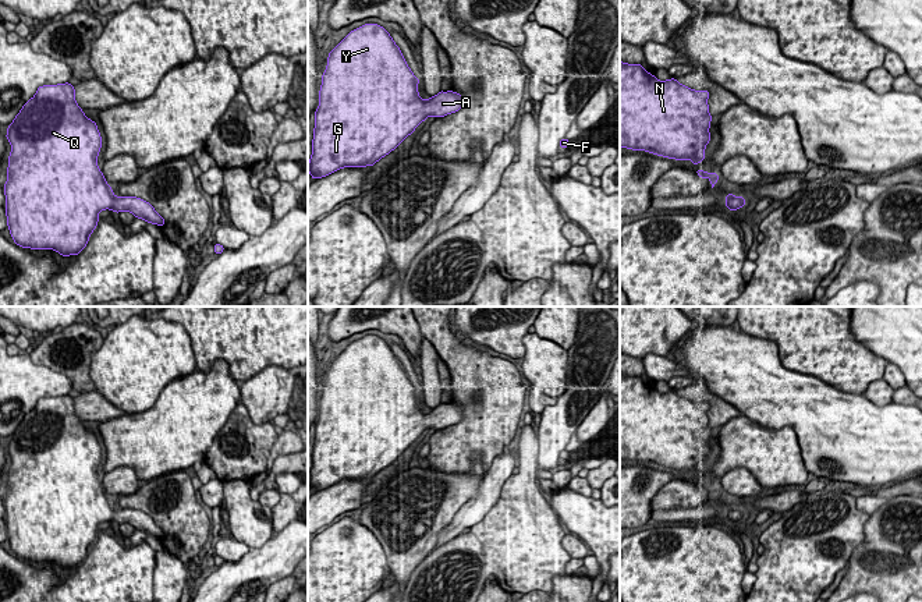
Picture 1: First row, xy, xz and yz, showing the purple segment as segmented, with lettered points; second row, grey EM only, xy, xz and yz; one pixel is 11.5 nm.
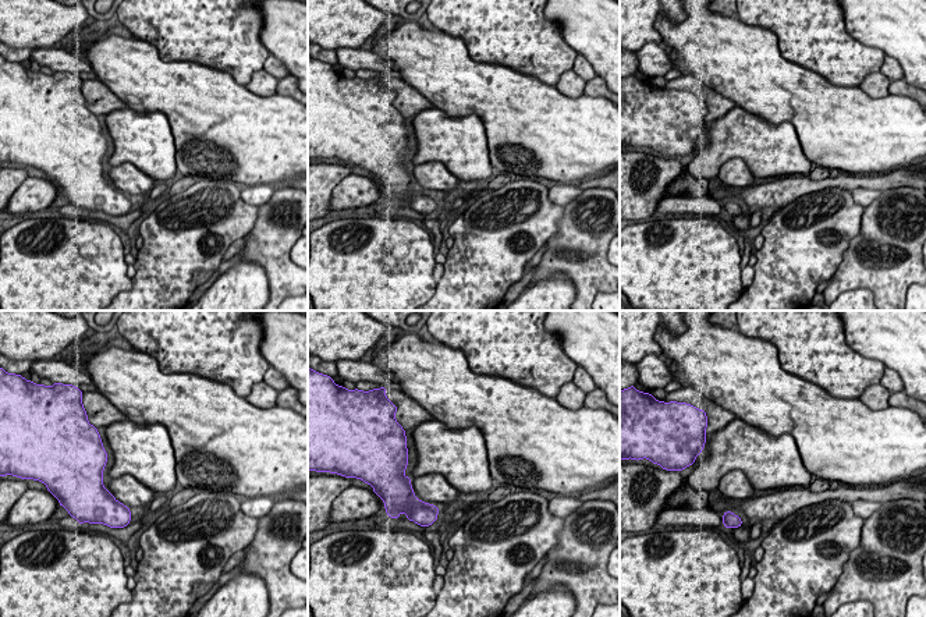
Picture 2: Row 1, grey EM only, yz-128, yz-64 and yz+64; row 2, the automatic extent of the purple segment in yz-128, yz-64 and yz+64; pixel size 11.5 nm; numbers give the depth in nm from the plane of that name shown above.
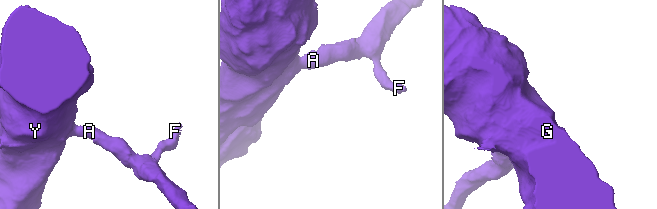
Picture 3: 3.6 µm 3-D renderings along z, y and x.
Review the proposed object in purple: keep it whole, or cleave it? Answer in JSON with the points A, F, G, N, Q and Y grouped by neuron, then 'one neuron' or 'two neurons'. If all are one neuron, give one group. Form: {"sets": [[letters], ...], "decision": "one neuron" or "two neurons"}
{"sets": [["A", "F", "G", "N", "Q", "Y"]], "decision": "one neuron"}

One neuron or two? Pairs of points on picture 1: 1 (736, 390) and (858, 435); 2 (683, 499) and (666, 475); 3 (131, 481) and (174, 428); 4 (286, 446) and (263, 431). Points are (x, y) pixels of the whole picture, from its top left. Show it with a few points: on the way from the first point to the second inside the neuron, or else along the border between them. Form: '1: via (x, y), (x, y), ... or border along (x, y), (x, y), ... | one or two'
1: via (766, 392), (775, 397), (804, 402), (827, 422) | one
2: border along (672, 480), (655, 495), (651, 500), (651, 507) | two
3: border along (106, 471), (114, 467), (130, 467), (141, 480) | two
4: border along (279, 435), (268, 457) | two

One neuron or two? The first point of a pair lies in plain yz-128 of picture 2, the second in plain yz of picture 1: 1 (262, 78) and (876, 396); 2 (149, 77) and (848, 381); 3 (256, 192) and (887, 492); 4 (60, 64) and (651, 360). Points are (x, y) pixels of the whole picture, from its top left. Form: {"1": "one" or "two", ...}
{"1": "one", "2": "two", "3": "two", "4": "one"}

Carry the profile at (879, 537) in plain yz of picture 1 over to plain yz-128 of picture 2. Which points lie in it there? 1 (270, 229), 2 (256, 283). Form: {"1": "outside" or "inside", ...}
{"1": "inside", "2": "outside"}

